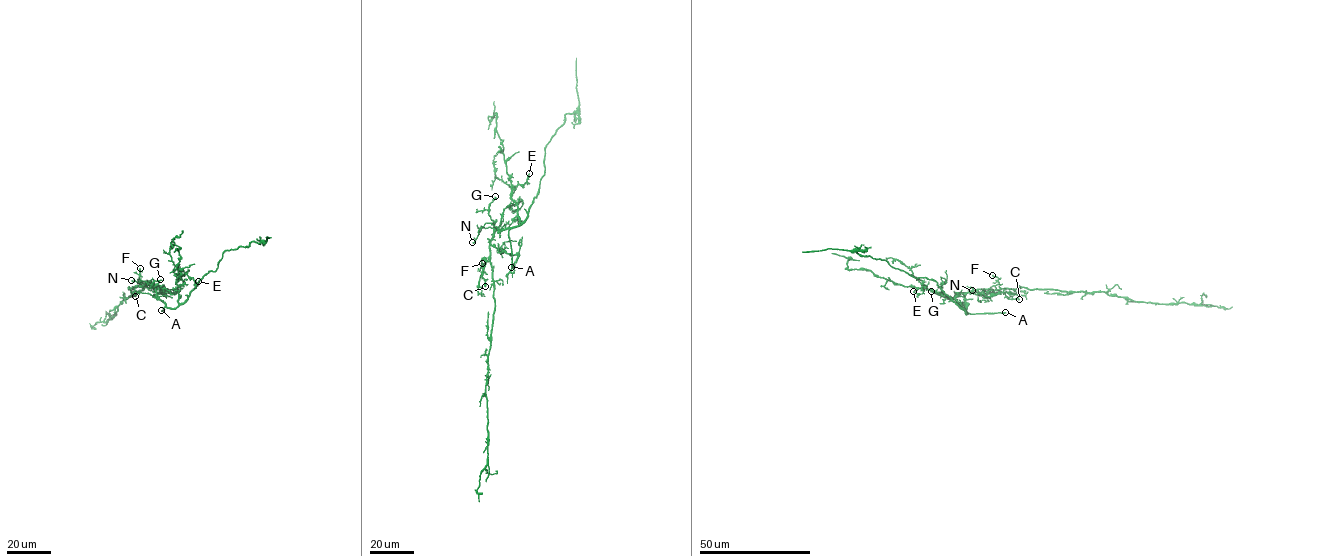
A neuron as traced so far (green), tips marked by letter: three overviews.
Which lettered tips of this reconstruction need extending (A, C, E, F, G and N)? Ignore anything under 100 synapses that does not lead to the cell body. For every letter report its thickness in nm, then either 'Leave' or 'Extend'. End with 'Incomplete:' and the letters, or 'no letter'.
A: Thickness 240 nm. Extend
C: Thickness 300 nm. Leave
E: Thickness 160 nm. Leave
F: Thickness 200 nm. Leave
G: Thickness 140 nm. Leave
N: Thickness 240 nm. Leave
Incomplete: A

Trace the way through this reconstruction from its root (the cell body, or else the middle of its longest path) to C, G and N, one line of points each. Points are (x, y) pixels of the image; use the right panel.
C: (976, 289), (992, 289), (1004, 292), (1010, 299), (1019, 299)
G: (976, 289), (957, 293), (948, 299), (931, 291)
N: (976, 289), (959, 291), (972, 290)

